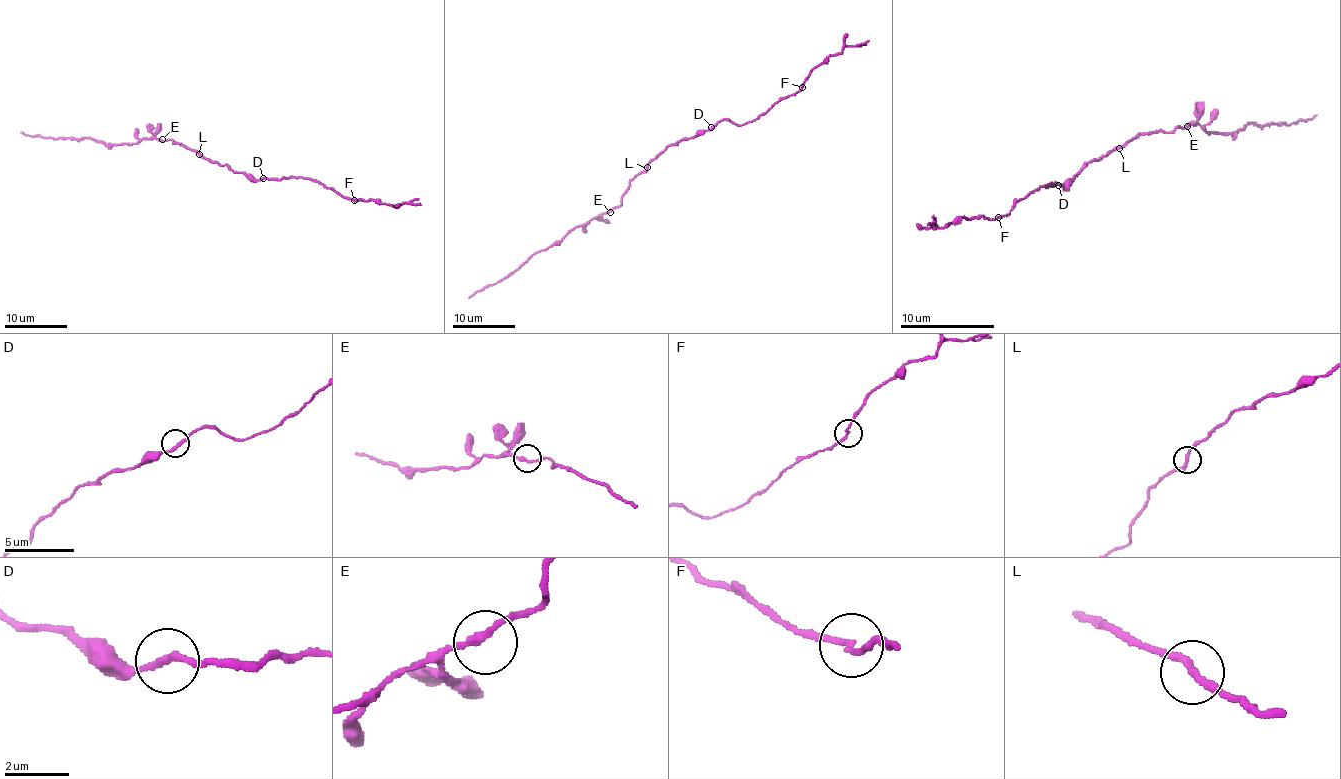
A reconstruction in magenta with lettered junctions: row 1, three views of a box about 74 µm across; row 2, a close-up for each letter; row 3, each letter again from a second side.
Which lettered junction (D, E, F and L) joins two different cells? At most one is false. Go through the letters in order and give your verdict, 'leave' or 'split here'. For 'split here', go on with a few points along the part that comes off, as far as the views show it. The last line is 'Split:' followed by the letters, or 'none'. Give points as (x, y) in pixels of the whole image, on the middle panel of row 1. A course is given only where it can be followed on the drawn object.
D: leave
E: leave
F: leave
L: leave
Split: none

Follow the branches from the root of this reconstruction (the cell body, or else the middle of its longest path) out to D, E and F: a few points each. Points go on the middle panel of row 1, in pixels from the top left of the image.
D: (663, 151), (669, 145), (697, 136), (711, 127)
E: (663, 151), (630, 181), (621, 204), (610, 212)
F: (663, 151), (669, 145), (697, 136), (725, 119), (739, 125), (751, 122), (779, 100), (803, 88)

